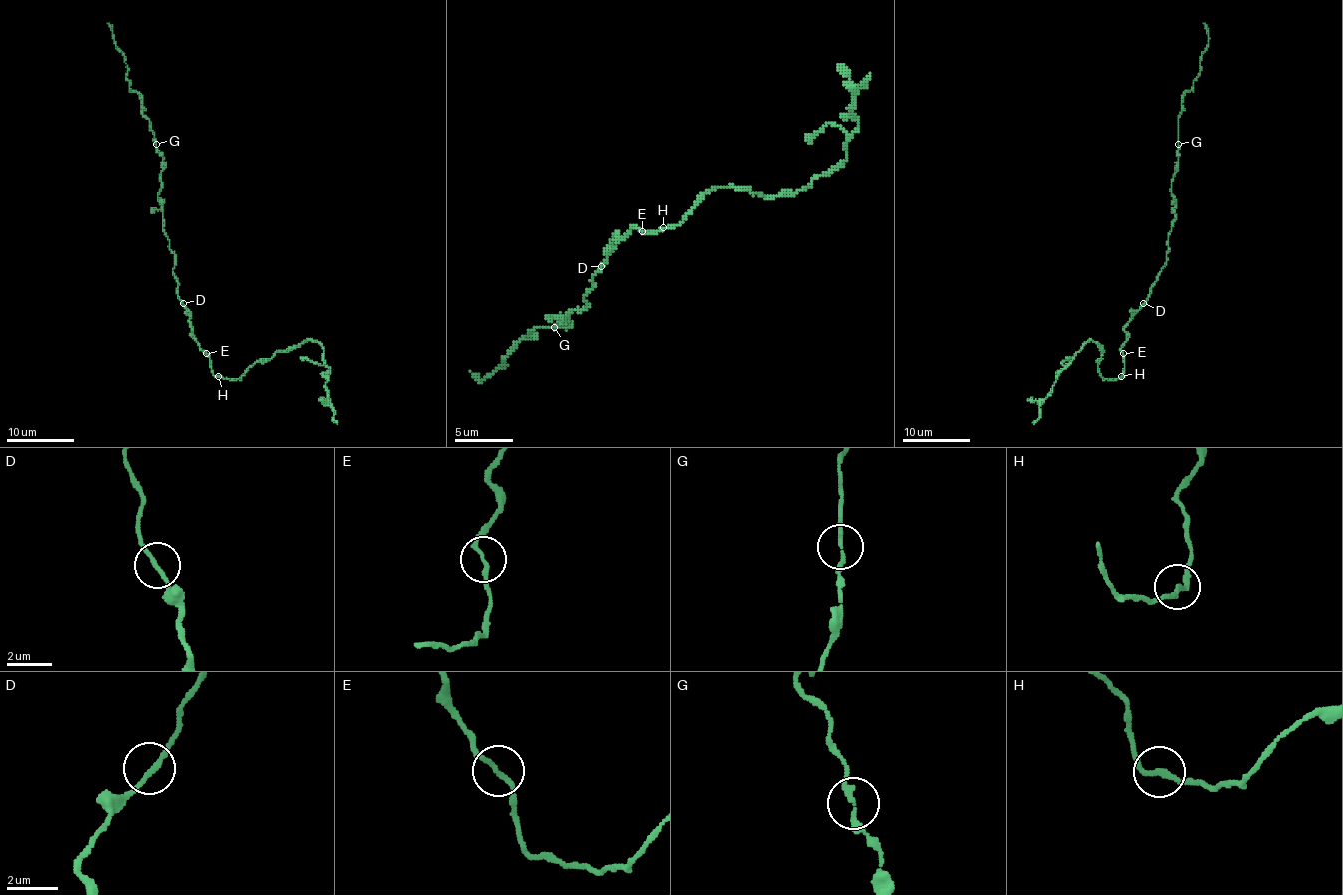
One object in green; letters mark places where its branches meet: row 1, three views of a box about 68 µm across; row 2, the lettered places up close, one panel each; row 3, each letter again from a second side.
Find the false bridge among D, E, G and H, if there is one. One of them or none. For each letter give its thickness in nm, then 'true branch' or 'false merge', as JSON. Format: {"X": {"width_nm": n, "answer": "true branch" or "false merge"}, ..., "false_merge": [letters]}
{"D": {"width_nm": 190, "answer": "true branch"}, "E": {"width_nm": 190, "answer": "true branch"}, "G": {"width_nm": 190, "answer": "true branch"}, "H": {"width_nm": 190, "answer": "false merge"}, "false_merge": ["H"]}

